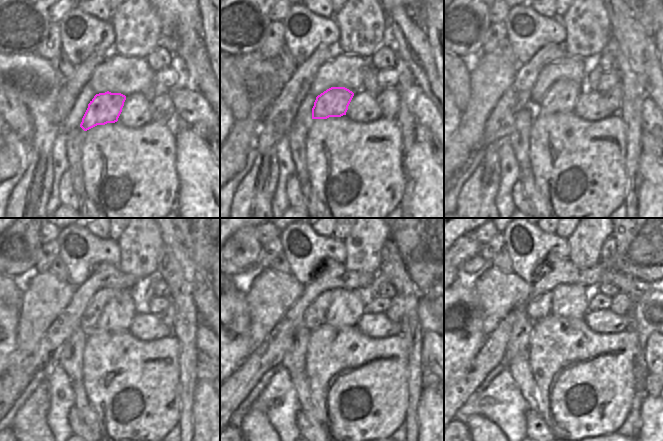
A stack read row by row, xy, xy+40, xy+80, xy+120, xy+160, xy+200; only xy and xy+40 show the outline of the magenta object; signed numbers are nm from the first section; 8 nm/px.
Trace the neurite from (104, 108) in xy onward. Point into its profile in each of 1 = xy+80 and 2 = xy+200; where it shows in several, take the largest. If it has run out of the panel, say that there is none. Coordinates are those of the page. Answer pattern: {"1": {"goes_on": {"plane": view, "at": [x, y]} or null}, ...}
{"1": {"goes_on": {"plane": "xy+80", "at": [561, 97]}}, "2": {"goes_on": {"plane": "xy+200", "at": [572, 301]}}}

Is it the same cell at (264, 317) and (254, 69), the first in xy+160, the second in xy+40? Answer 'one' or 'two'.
two

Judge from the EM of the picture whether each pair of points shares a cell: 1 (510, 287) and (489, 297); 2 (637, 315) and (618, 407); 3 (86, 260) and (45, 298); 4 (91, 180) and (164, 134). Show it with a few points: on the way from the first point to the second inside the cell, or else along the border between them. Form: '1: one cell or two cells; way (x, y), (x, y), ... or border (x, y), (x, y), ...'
1: one cell; way (505, 291), (494, 292)
2: two cells; border (635, 331), (639, 343)
3: two cells; border (68, 280), (75, 287)
4: one cell; way (96, 154), (97, 143), (136, 143), (138, 141)

